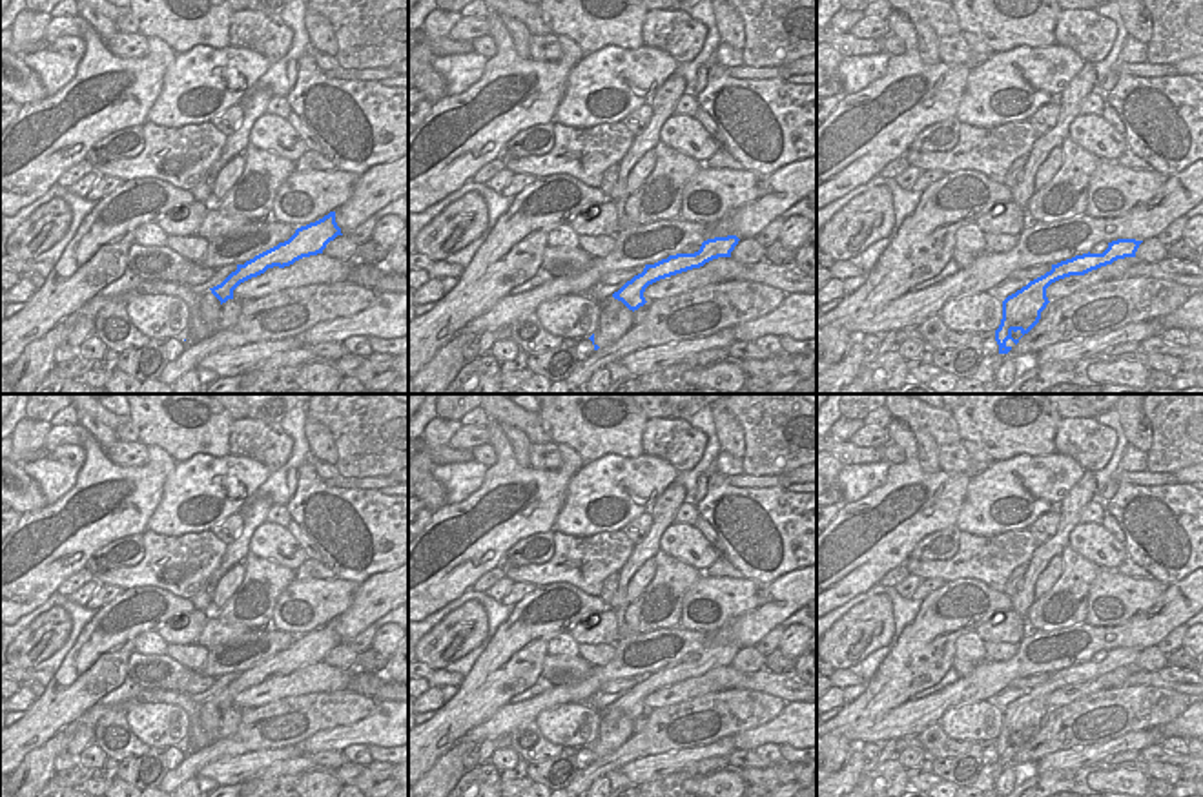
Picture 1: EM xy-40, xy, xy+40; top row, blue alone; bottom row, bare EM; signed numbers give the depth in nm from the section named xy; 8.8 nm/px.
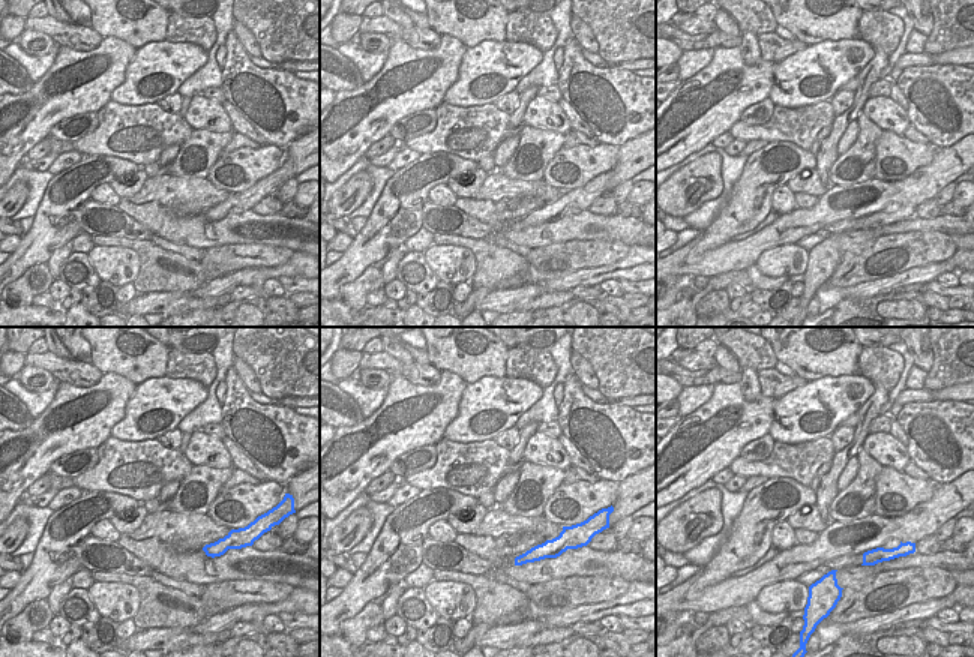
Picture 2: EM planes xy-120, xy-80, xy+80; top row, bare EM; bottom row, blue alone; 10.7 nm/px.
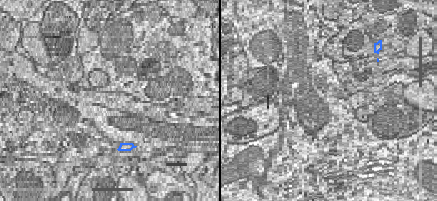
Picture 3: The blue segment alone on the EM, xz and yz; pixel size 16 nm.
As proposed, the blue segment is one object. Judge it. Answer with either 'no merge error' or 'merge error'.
no merge error

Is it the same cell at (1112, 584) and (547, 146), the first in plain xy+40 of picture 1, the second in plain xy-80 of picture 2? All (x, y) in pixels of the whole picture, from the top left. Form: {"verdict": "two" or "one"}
{"verdict": "two"}

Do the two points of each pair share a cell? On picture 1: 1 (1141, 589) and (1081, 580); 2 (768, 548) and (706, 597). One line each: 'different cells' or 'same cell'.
1: different cells
2: different cells

